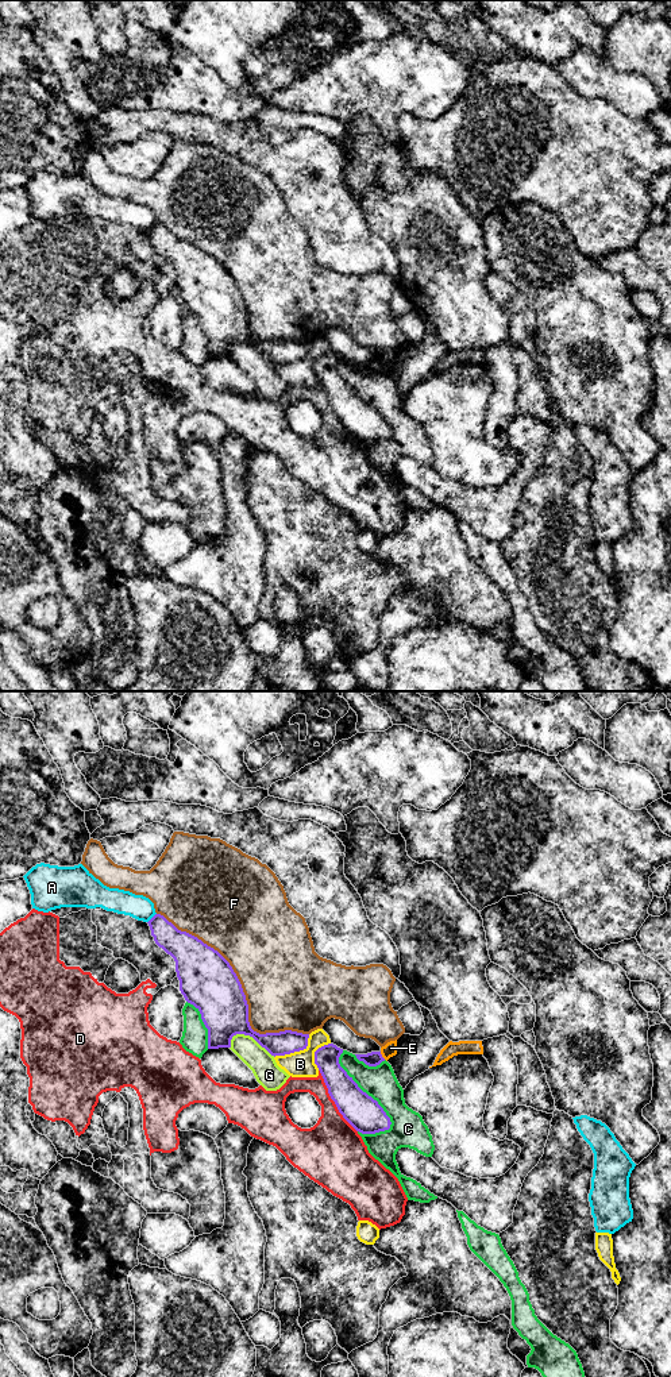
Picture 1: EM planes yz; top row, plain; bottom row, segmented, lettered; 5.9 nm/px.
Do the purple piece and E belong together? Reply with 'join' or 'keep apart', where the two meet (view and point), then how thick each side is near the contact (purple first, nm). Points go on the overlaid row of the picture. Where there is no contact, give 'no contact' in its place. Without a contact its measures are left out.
keep apart; meets purple in yz at (381, 1056); 90 nm thick on the purple side, 80 nm on the other

